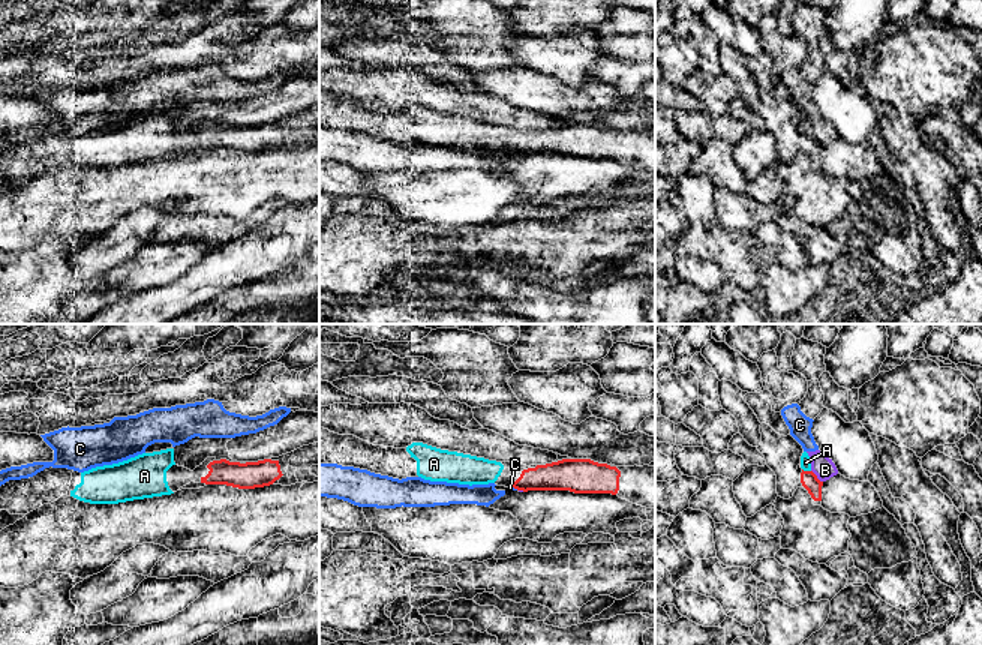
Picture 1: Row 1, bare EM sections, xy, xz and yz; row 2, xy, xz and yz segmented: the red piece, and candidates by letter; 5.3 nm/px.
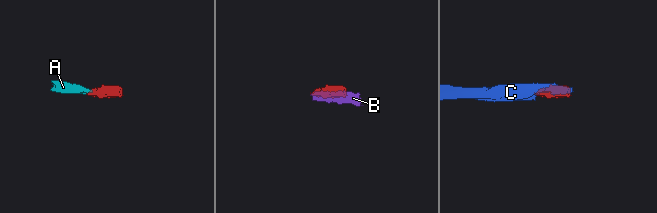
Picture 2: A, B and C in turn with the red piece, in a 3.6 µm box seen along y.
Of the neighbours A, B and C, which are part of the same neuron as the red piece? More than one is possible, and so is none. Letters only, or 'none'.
A

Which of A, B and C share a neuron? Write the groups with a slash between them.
A / B C

